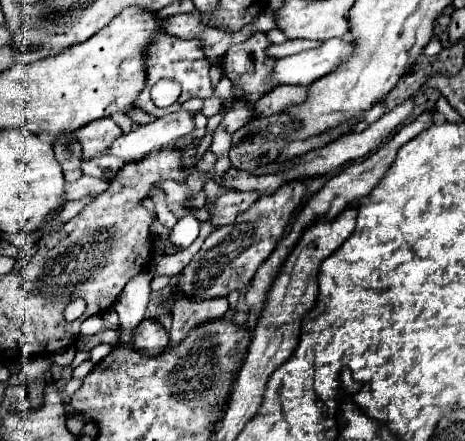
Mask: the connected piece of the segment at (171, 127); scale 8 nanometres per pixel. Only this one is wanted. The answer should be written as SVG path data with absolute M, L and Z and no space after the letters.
M179 110L173 114L167 114L163 118L157 118L151 124L145 124L129 134L119 136L113 146L107 150L109 156L119 156L123 160L141 160L149 152L161 150L171 146L175 140L183 138L195 128L193 122L195 112Z

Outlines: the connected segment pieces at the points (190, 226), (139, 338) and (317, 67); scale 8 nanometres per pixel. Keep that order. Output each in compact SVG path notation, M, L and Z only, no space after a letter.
M189 210L189 212L175 224L175 228L171 230L169 240L171 240L173 246L179 246L179 250L189 248L189 246L195 242L195 238L199 236L199 220L193 216L193 212L195 212L195 210Z
M143 320L135 330L133 348L143 350L143 354L159 354L159 350L165 350L167 340L169 340L169 334L157 320Z
M333 38L323 42L319 48L305 50L287 58L279 58L273 64L271 86L309 86L321 76L329 74L339 66L341 58L353 50L353 44L343 38Z

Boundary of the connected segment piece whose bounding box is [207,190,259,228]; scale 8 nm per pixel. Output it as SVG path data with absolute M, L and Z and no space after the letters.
M235 190L223 192L223 196L219 196L211 206L207 206L209 222L215 228L231 224L231 222L235 222L237 214L245 212L257 200L259 200L259 194L255 194L255 192L251 192L251 194L249 192L235 192Z

